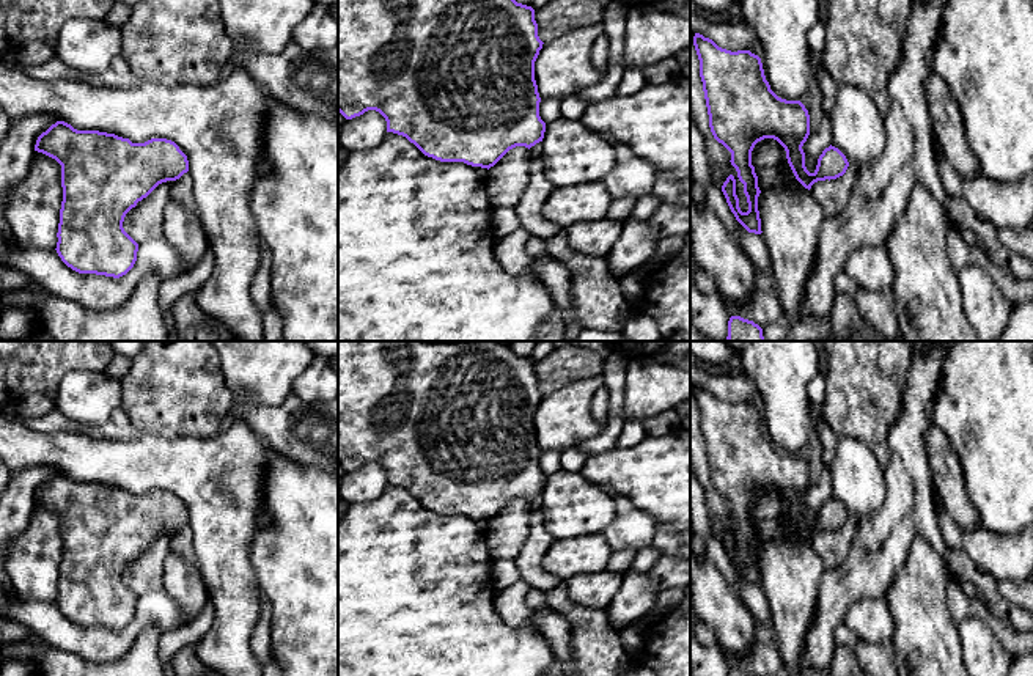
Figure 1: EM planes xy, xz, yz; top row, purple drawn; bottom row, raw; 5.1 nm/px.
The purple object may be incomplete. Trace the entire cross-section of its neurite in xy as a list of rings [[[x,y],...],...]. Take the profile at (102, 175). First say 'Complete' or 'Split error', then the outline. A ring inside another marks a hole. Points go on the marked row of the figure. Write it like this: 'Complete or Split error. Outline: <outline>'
Complete. Outline: [[[57,121],[42,132],[35,151],[61,165],[63,201],[60,209],[57,253],[79,274],[119,278],[137,261],[138,244],[124,231],[126,214],[159,184],[176,181],[189,171],[187,156],[167,138],[132,143],[129,138],[99,130],[77,130]]]

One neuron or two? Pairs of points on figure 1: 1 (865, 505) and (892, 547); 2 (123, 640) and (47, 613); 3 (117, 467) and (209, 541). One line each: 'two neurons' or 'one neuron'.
1: two neurons
2: one neuron
3: one neuron

